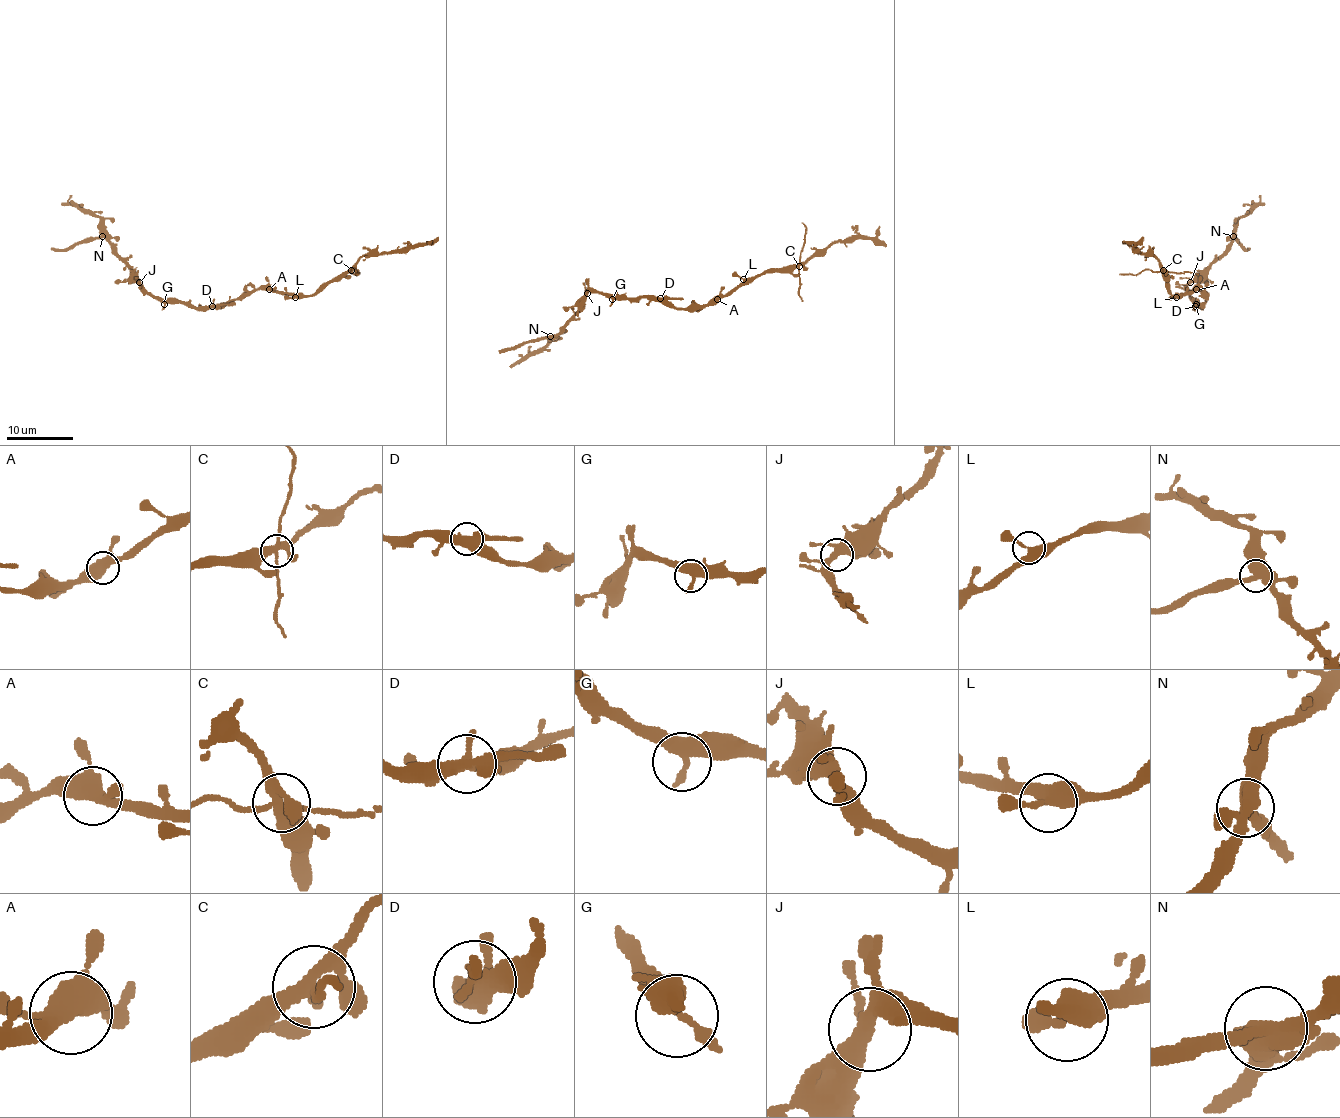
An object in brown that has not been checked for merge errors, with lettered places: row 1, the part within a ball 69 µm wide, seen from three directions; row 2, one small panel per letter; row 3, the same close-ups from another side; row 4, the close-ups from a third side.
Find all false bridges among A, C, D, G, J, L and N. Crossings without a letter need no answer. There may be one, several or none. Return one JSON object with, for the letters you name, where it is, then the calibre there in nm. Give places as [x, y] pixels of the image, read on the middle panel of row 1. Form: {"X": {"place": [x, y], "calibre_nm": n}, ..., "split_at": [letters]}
{"C": {"place": [799, 266], "calibre_nm": 320}, "D": {"place": [660, 298], "calibre_nm": 400}, "N": {"place": [550, 336], "calibre_nm": 480}, "split_at": ["C", "D", "N"]}

